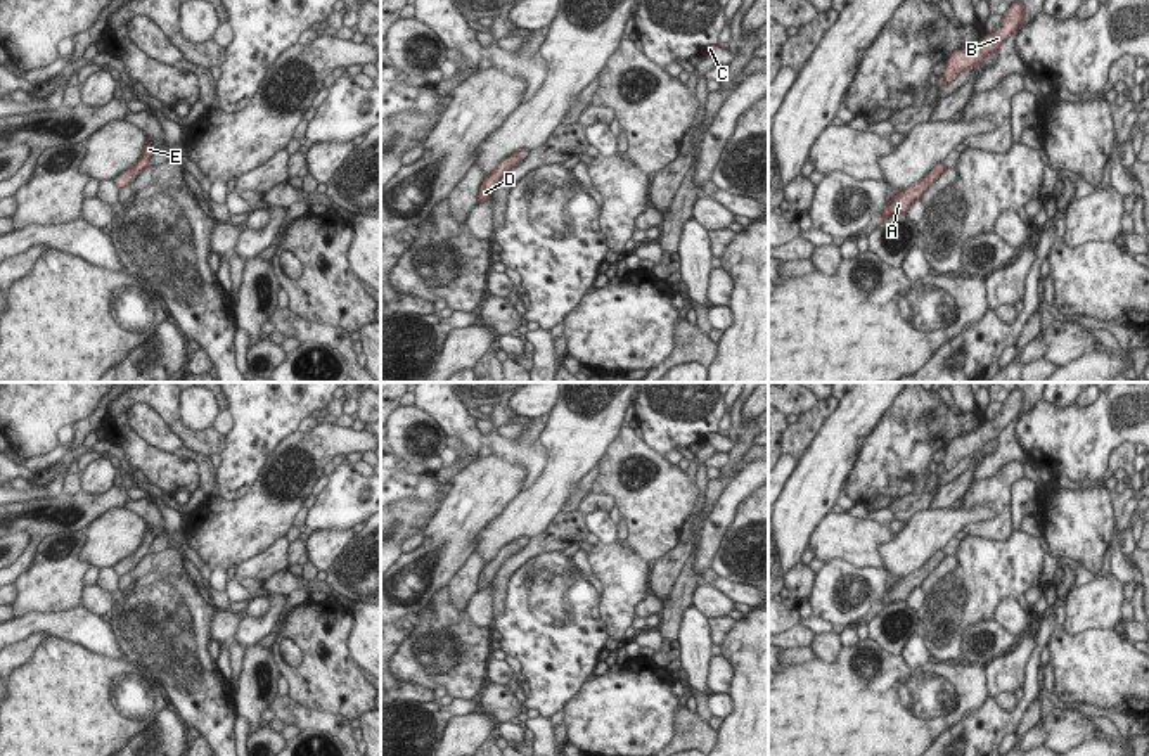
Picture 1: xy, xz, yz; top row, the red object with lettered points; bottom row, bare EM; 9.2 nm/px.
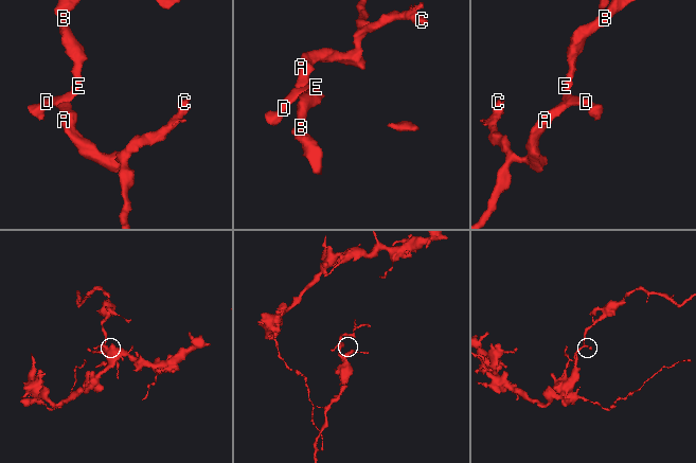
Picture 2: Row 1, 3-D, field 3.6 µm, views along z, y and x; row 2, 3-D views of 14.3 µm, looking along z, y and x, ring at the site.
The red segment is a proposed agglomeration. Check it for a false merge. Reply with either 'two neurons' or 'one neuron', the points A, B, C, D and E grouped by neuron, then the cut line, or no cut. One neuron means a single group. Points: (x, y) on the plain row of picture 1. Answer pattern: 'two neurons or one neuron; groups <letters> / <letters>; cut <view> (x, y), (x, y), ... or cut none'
one neuron; groups A B C D E; cut none

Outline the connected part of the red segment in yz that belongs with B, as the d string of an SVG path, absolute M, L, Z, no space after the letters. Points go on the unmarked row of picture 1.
M1019 388L1012 389L1004 401L1002 415L988 420L978 431L955 438L945 450L941 472L953 469L962 458L974 455L990 439L997 439L1000 431L1007 427L1017 415L1024 413L1024 394Z

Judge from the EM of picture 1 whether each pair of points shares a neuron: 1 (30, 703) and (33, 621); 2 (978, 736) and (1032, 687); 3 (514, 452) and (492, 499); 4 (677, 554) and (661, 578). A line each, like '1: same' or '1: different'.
1: different
2: same
3: different
4: same

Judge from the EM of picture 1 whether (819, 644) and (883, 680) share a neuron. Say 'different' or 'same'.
different

